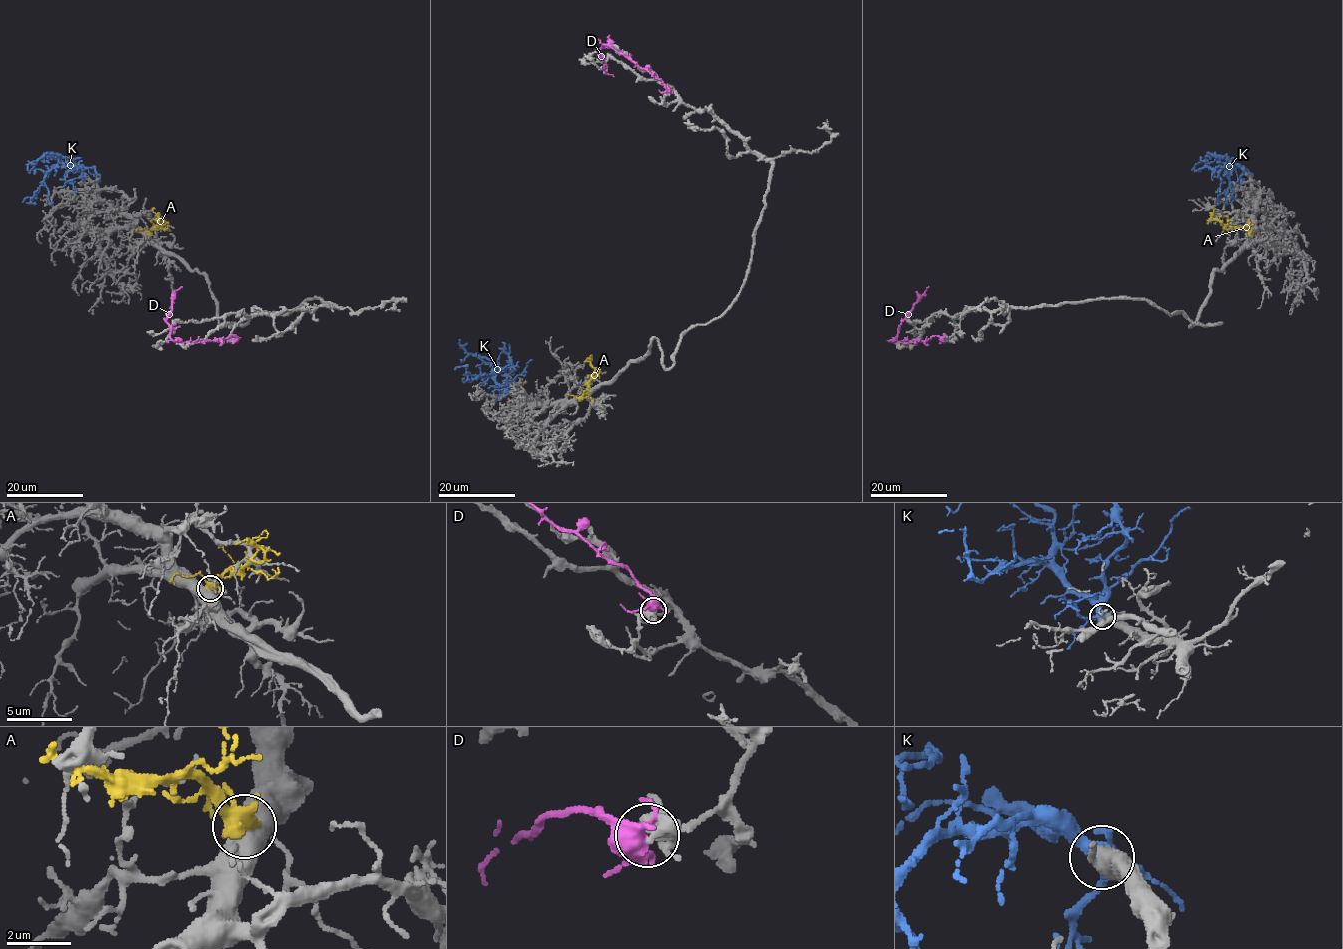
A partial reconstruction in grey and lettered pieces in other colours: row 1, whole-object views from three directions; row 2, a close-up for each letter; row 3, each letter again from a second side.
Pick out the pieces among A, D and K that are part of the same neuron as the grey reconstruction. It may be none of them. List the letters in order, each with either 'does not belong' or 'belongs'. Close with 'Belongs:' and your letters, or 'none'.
A: does not belong
D: does not belong
K: belongs
Belongs: K

